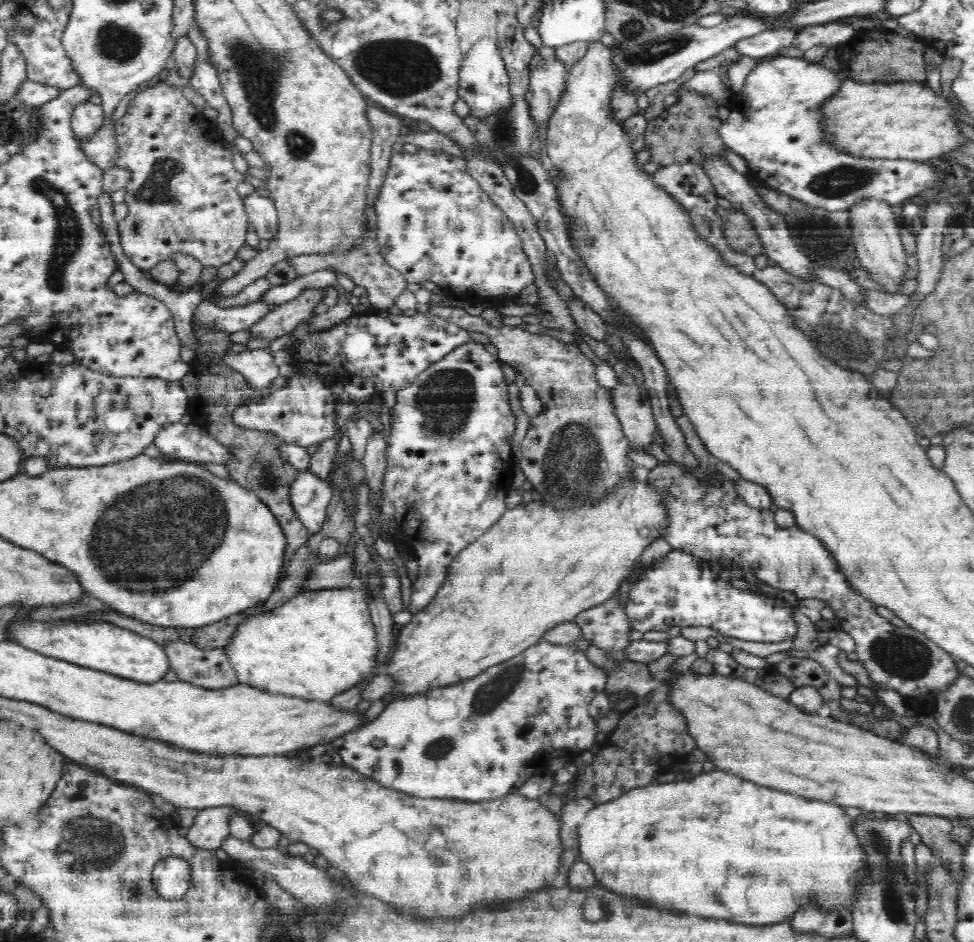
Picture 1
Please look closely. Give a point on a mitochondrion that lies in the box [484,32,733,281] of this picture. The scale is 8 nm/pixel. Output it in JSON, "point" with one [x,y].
{"point":[503,131]}

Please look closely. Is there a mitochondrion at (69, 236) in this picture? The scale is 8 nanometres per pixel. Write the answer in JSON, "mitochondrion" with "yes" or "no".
{"mitochondrion":"yes"}

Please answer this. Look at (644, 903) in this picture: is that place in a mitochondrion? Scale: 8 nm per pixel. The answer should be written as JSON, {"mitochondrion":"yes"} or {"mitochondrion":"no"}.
{"mitochondrion":"no"}

